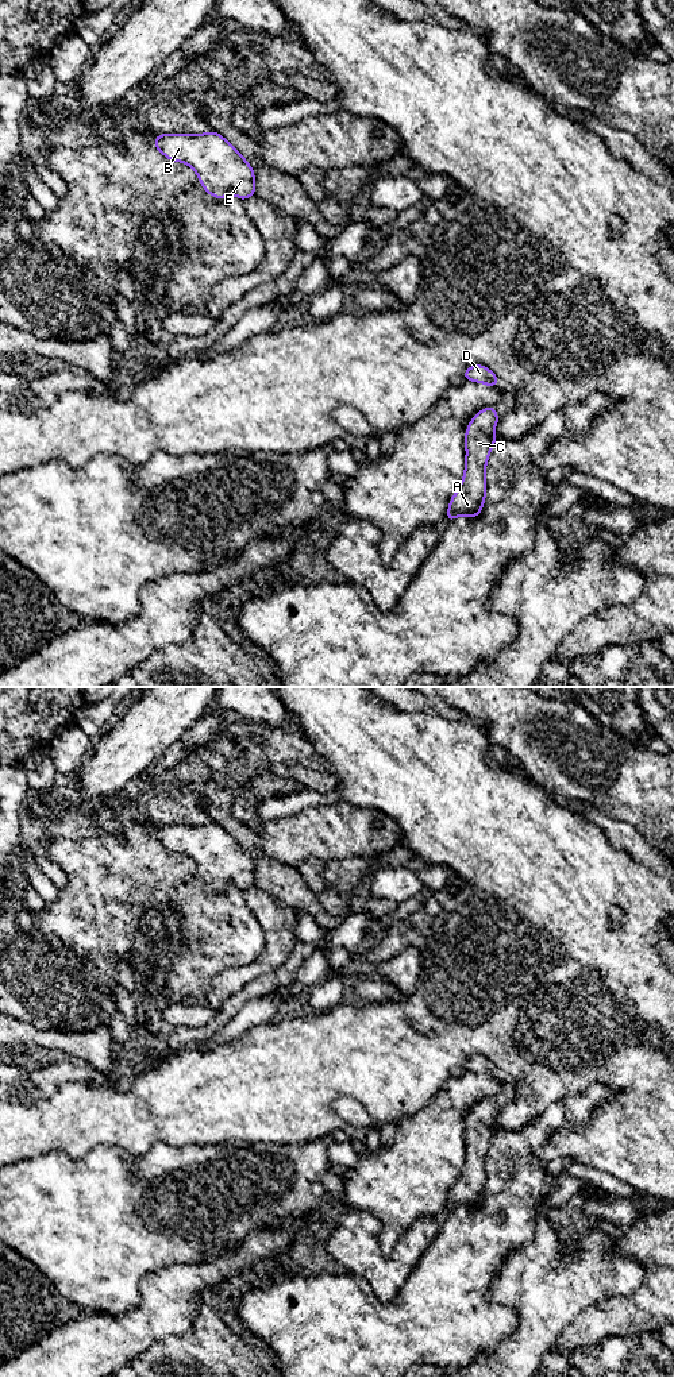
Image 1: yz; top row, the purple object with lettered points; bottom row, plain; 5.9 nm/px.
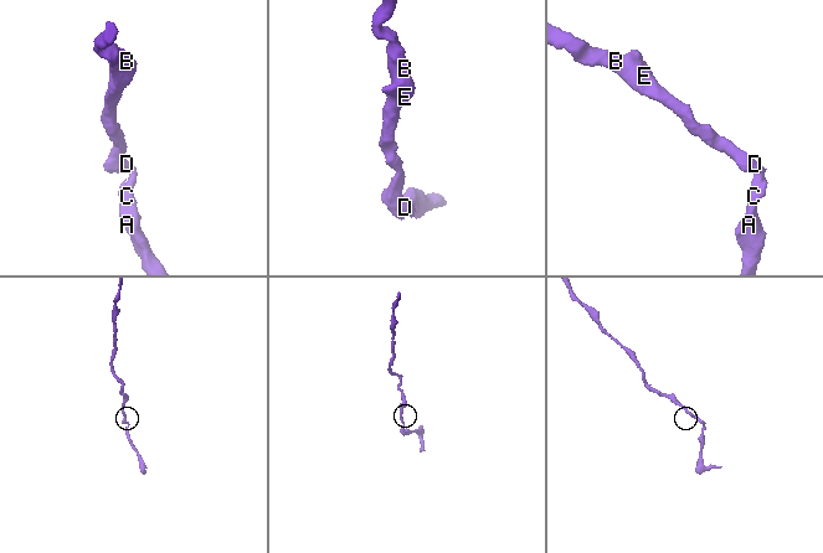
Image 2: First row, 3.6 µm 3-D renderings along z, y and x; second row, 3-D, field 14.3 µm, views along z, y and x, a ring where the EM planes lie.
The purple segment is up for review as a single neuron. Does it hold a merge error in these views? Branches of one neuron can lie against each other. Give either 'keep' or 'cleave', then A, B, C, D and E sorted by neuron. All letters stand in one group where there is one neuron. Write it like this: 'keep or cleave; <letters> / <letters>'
keep; A B C D E

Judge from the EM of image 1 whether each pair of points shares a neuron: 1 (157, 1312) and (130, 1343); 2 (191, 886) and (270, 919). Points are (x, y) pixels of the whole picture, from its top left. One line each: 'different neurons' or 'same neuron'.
1: same neuron
2: different neurons

